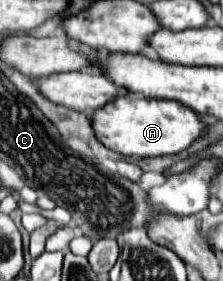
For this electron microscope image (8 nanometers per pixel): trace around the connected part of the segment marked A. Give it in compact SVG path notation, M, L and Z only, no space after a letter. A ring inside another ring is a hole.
M134 94L118 96L116 100L96 108L92 112L90 122L100 144L104 144L106 148L118 154L134 156L134 158L164 156L186 150L206 128L206 124L200 120L200 116L194 110L174 100L144 98Z

